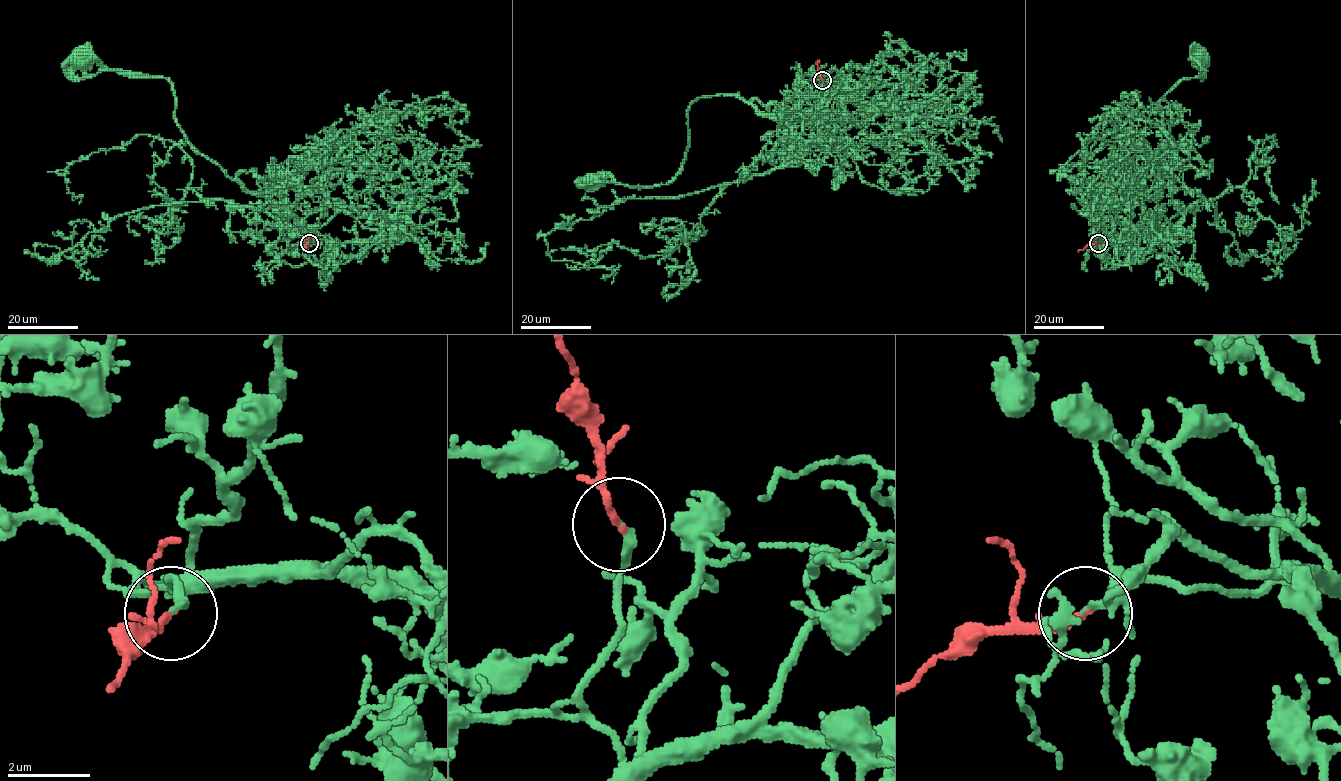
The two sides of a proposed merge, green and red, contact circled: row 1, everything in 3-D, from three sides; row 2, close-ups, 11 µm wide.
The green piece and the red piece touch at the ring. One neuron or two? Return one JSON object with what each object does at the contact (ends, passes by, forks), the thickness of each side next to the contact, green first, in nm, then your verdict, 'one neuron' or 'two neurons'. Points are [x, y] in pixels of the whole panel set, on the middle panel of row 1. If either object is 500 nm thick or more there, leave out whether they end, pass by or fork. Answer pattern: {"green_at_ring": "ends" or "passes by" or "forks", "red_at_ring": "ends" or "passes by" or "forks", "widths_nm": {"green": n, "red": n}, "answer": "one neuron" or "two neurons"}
{"green_at_ring": "ends", "red_at_ring": "ends", "widths_nm": {"green": 200, "red": 170}, "answer": "one neuron"}

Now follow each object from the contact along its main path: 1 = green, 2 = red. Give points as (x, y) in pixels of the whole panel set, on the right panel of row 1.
1: (1098, 243), (1133, 231), (1127, 204), (1136, 196), (1113, 169), (1119, 127), (1182, 80), (1204, 75), (1199, 57)
2: (1098, 243), (1078, 251)

